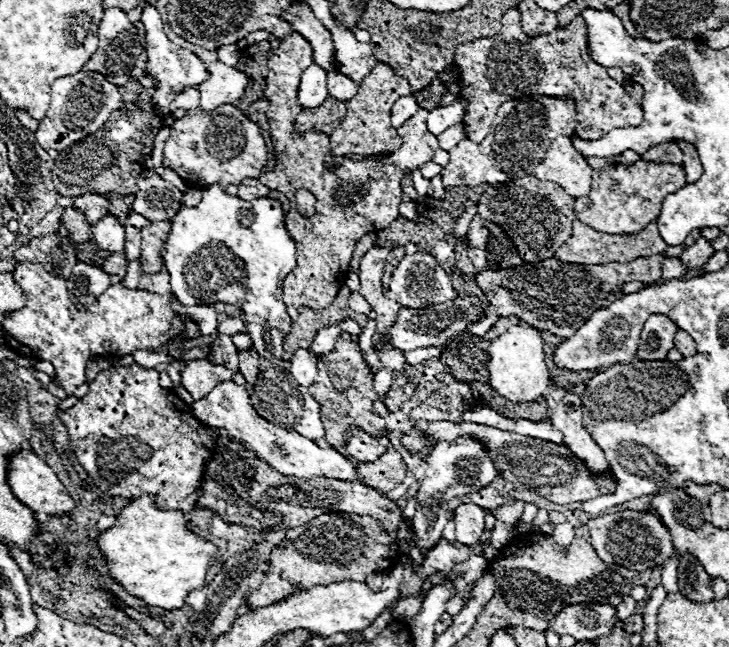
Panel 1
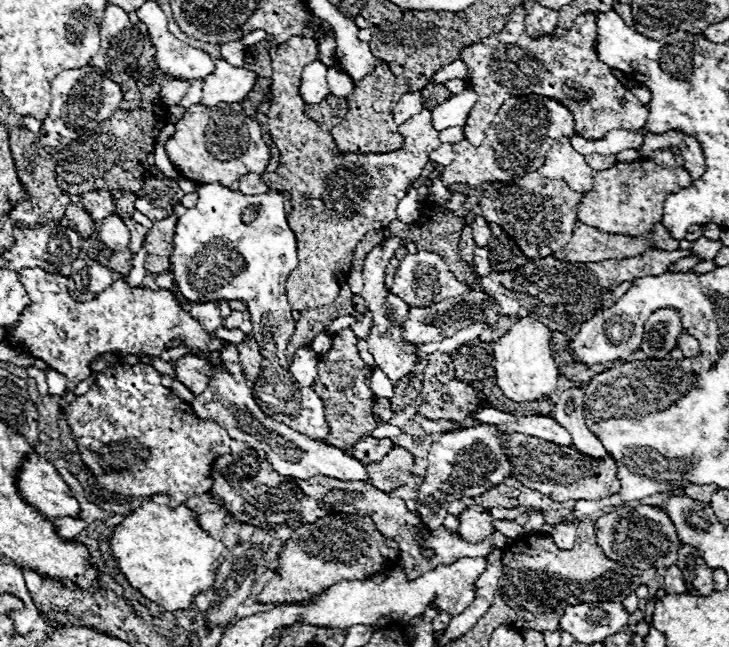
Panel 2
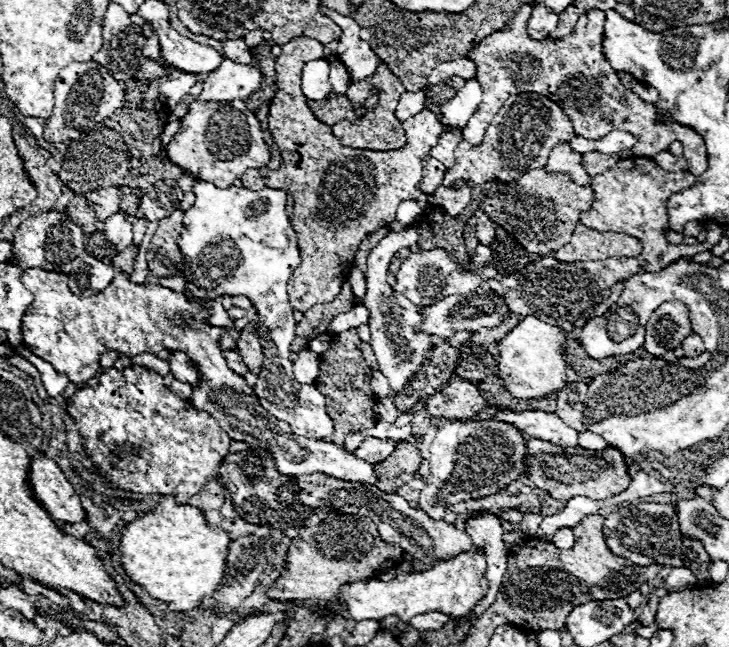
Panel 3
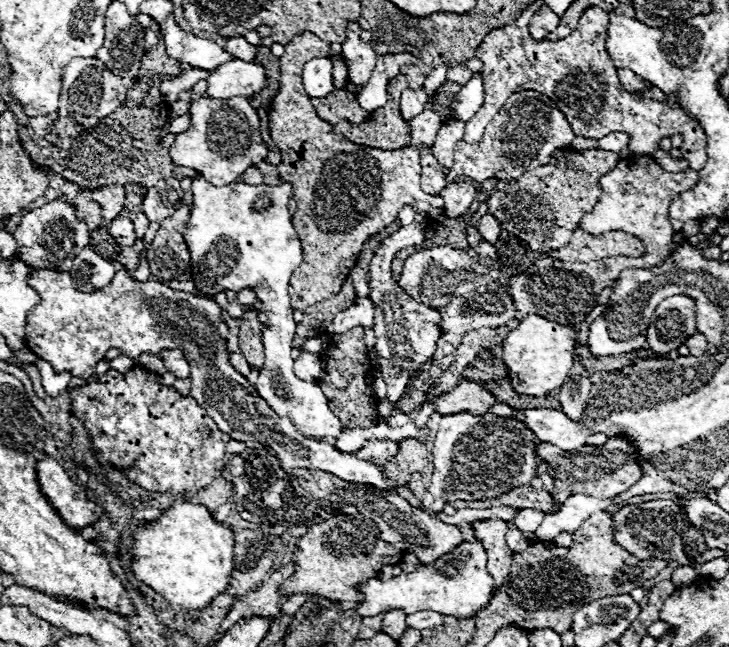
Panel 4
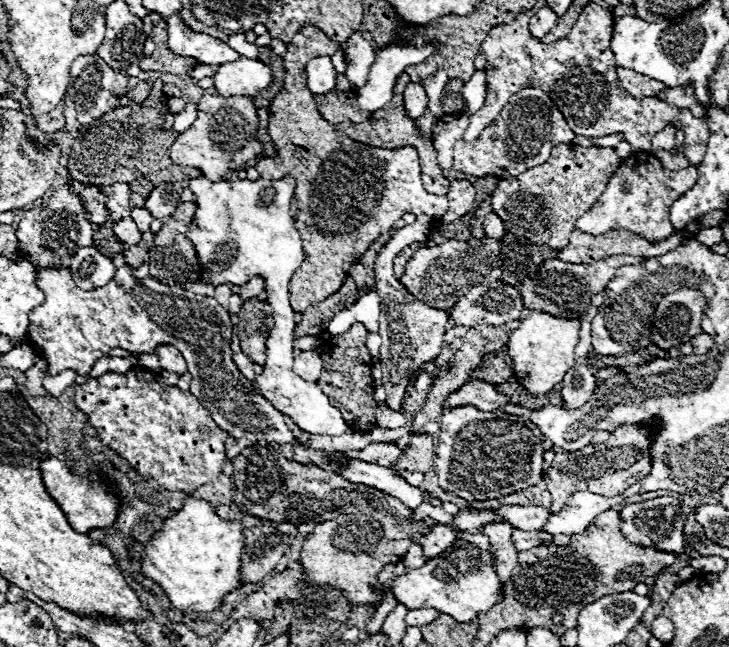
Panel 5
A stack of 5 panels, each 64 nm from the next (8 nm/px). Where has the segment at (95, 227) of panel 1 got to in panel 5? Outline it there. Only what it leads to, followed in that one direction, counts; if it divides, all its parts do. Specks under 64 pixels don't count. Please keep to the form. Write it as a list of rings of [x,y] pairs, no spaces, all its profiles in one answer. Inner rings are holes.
[[[124,216],[122,220],[114,222],[112,228],[114,228],[114,234],[118,236],[118,240],[120,240],[122,244],[132,246],[132,244],[138,244],[138,242],[142,240],[142,232],[138,230],[136,222],[132,220],[132,216]]]

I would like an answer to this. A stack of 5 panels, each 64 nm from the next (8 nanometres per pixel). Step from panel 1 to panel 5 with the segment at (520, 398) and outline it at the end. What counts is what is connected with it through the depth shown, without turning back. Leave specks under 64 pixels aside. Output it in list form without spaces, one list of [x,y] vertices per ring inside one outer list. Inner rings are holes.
[[[532,310],[510,334],[506,344],[510,358],[514,360],[516,380],[534,396],[550,392],[556,384],[562,382],[566,370],[576,362],[574,346],[580,340],[580,318],[558,318],[540,310]]]

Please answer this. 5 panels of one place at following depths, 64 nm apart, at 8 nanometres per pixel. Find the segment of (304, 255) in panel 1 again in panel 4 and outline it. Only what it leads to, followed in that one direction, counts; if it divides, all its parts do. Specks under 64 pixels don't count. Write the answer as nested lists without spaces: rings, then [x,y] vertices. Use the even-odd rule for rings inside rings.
[[[302,32],[288,42],[280,58],[280,90],[270,104],[270,136],[280,148],[282,160],[278,166],[256,164],[266,184],[290,182],[294,188],[296,214],[292,224],[304,248],[304,262],[294,270],[288,292],[292,308],[300,312],[340,292],[364,244],[370,236],[390,226],[404,206],[412,206],[418,214],[432,218],[444,214],[444,200],[428,196],[420,188],[420,146],[434,144],[442,118],[426,108],[420,116],[408,120],[412,142],[406,148],[376,154],[376,148],[348,142],[344,136],[334,134],[328,122],[318,118],[302,86],[304,64],[320,54],[330,54],[330,44],[312,32]]]

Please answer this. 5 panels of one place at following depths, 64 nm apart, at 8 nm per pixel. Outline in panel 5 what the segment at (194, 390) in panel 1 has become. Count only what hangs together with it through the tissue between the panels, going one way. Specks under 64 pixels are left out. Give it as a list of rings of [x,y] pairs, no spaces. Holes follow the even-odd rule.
[[[160,344],[160,346],[156,346],[154,356],[158,356],[162,370],[176,372],[176,374],[180,374],[180,376],[186,372],[186,362],[184,362],[182,354],[180,354],[174,346],[170,346],[170,344]]]

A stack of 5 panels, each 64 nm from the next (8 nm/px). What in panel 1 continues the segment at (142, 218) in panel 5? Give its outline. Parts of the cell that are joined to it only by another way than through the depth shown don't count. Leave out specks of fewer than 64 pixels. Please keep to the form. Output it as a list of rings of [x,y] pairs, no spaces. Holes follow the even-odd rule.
[[[126,226],[126,248],[124,248],[124,252],[126,252],[126,256],[128,256],[130,262],[140,256],[140,240],[142,240],[140,228]]]

